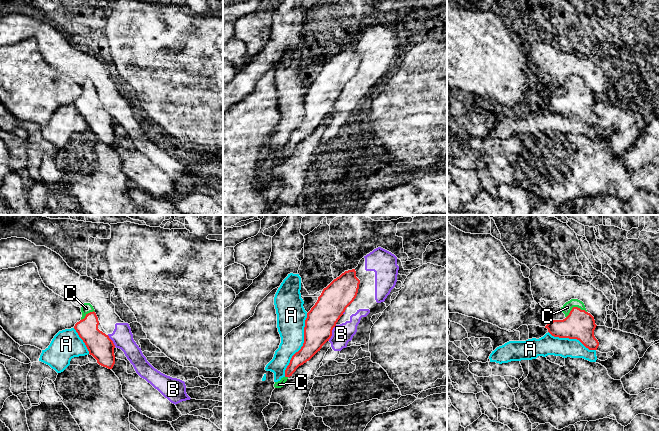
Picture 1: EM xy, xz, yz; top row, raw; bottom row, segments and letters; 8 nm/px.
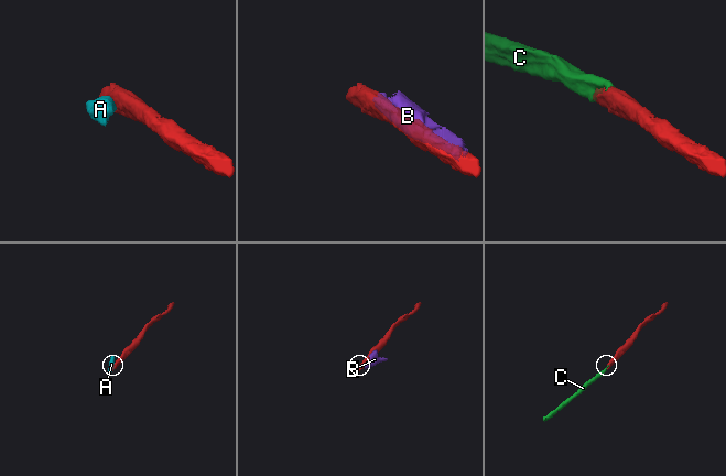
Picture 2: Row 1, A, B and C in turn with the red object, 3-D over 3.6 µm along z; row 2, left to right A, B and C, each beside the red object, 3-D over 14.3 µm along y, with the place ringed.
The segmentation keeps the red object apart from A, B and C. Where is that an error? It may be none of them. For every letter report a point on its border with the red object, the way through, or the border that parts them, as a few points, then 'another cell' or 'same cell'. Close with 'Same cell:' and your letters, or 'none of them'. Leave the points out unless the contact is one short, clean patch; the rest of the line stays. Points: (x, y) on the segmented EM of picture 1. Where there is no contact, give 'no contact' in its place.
A: contact xz (303, 345); another cell
B: contact xz (331, 333); another cell
C: contact yz (574, 307); same cell
Same cell: C

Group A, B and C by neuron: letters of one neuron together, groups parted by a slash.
A / B / C

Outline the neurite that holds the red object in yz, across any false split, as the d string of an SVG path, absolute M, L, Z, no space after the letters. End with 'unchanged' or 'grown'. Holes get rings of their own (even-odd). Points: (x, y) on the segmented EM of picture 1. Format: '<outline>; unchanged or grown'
M571 299L561 310L566 318L549 322L545 326L548 332L554 337L577 339L589 350L597 350L599 342L594 336L597 325L584 303L578 299Z; grown

